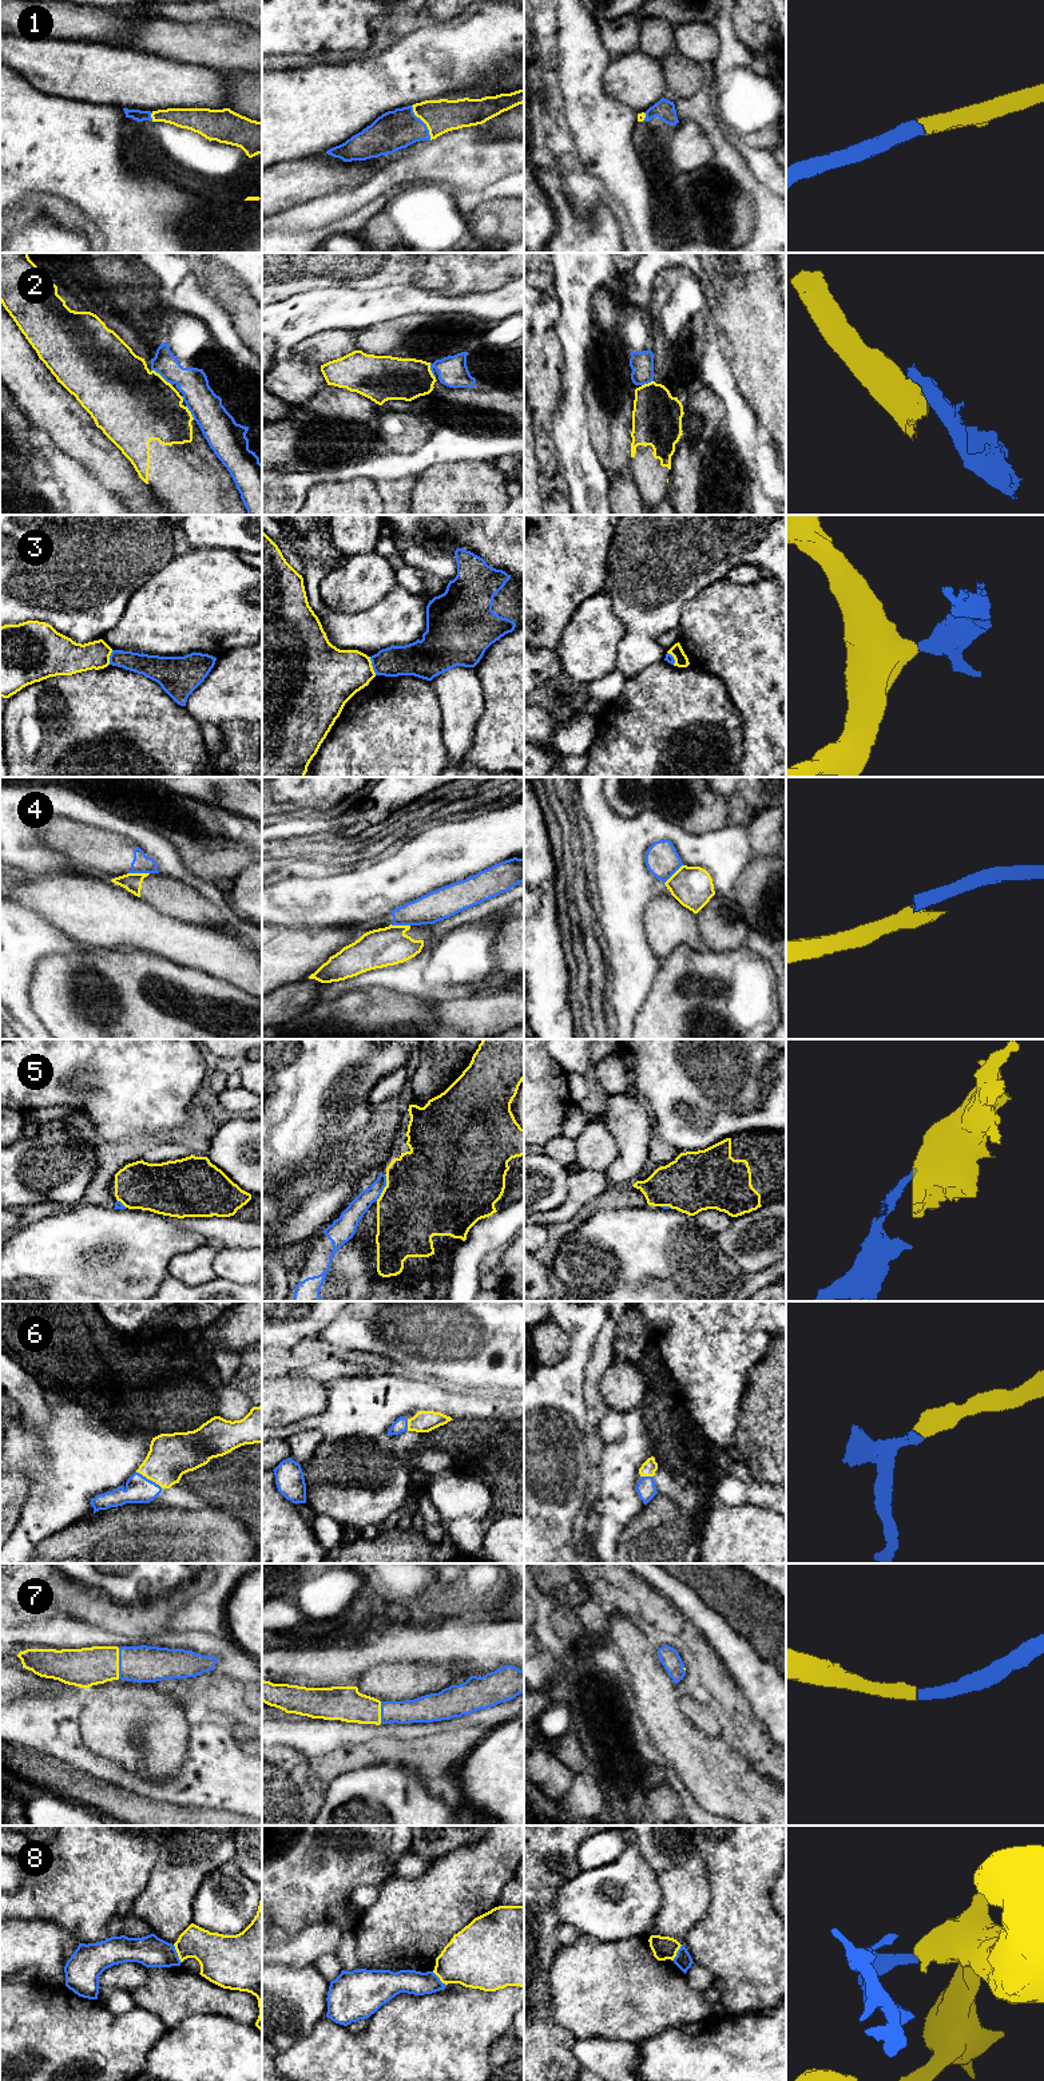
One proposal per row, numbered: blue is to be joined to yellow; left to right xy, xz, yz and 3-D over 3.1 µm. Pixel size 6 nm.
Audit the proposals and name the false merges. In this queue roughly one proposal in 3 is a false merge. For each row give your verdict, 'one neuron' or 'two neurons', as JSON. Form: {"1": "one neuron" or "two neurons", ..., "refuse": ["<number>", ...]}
{"1": "one neuron", "2": "two neurons", "3": "two neurons", "4": "two neurons", "5": "two neurons", "6": "one neuron", "7": "one neuron", "8": "two neurons", "refuse": ["2", "3", "4", "5", "8"]}

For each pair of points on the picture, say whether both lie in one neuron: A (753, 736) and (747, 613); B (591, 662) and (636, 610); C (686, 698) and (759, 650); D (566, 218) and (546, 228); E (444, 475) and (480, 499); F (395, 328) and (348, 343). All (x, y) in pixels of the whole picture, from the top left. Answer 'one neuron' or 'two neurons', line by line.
A: one neuron
B: two neurons
C: two neurons
D: two neurons
E: one neuron
F: two neurons

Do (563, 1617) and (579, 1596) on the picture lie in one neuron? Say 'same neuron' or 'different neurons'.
different neurons

